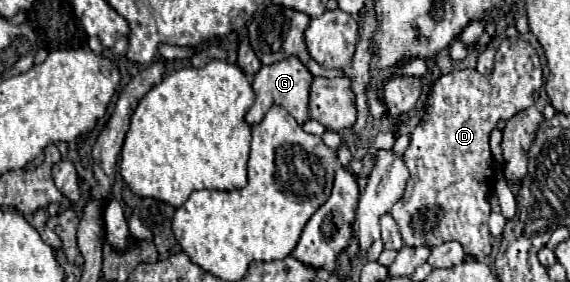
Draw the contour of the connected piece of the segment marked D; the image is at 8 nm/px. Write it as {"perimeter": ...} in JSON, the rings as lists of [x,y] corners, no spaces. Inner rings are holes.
{"perimeter":[[[505,39],[495,55],[495,69],[491,75],[481,75],[477,69],[453,71],[437,79],[429,87],[425,117],[411,131],[411,141],[403,153],[403,161],[409,169],[409,181],[403,197],[393,205],[391,215],[401,229],[403,243],[409,247],[437,247],[445,241],[459,241],[467,255],[483,259],[491,253],[491,233],[487,229],[489,219],[489,191],[491,191],[491,151],[489,135],[497,127],[499,119],[511,119],[517,111],[523,111],[539,99],[543,85],[541,61],[537,51],[523,39]]]}

